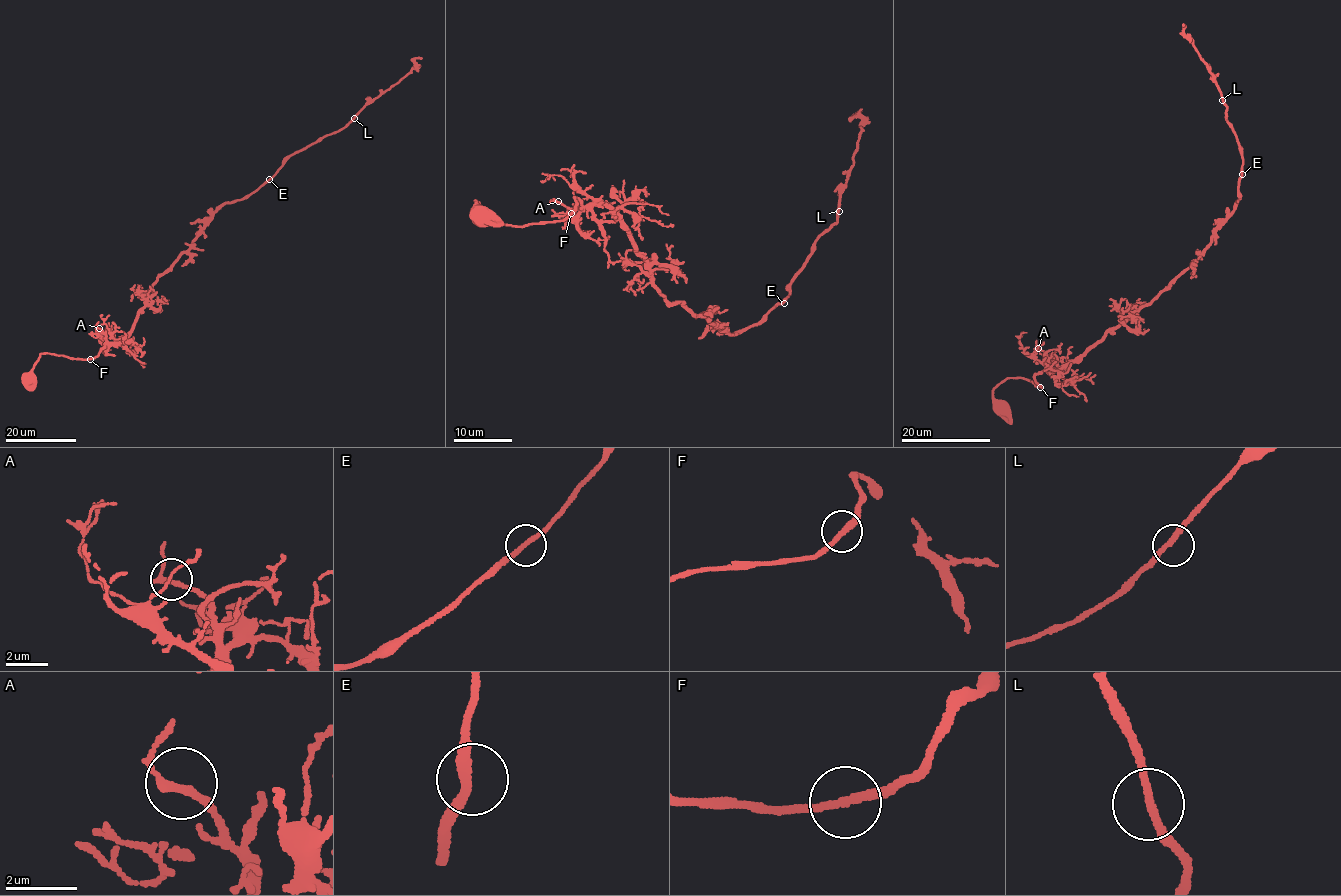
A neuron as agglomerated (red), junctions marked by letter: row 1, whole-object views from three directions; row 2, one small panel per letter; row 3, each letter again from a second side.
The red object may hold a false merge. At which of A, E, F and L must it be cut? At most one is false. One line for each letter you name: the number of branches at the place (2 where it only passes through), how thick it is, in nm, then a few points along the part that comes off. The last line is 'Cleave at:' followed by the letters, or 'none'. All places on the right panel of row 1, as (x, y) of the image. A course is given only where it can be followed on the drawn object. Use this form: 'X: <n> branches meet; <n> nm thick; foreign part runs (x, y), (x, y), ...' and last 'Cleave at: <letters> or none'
Cleave at: none

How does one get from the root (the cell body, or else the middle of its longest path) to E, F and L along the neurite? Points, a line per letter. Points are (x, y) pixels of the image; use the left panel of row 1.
E: (29, 376), (40, 354), (90, 359), (106, 343), (125, 342), (158, 277), (188, 251), (215, 212), (269, 179)
F: (29, 376), (40, 354), (90, 358)
L: (29, 376), (40, 354), (90, 359), (106, 343), (125, 342), (158, 277), (215, 212), (354, 118)

